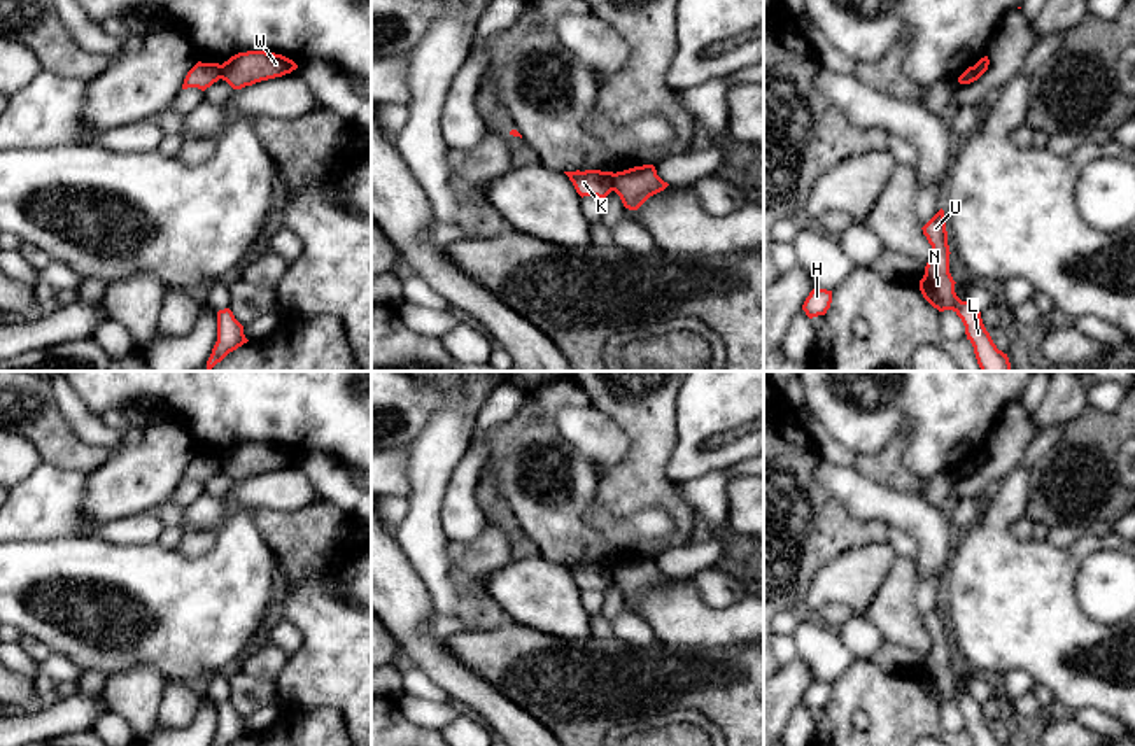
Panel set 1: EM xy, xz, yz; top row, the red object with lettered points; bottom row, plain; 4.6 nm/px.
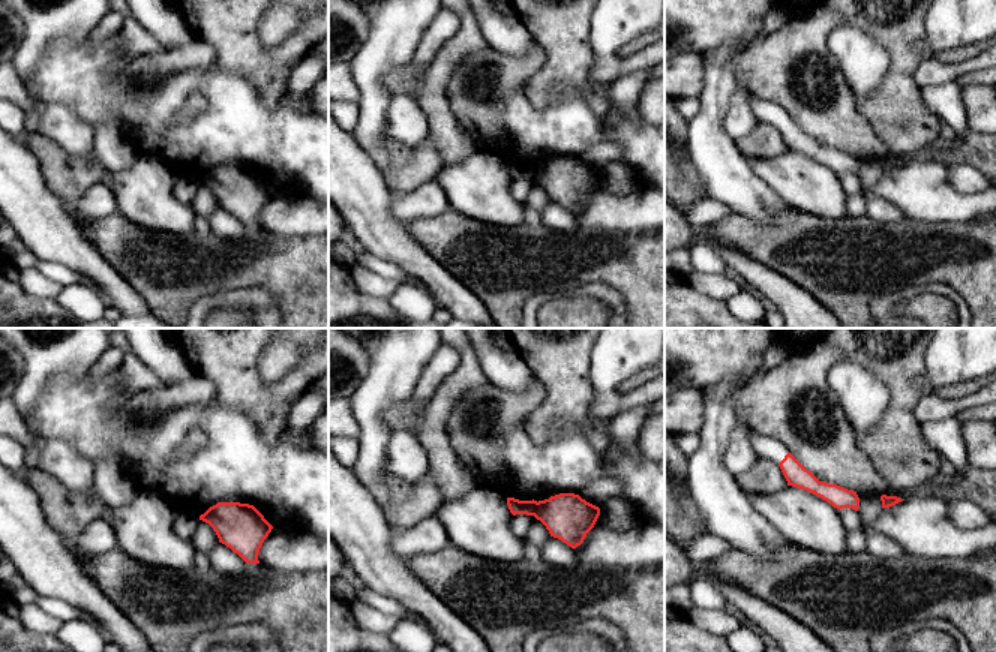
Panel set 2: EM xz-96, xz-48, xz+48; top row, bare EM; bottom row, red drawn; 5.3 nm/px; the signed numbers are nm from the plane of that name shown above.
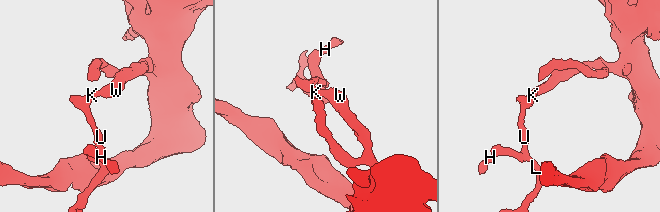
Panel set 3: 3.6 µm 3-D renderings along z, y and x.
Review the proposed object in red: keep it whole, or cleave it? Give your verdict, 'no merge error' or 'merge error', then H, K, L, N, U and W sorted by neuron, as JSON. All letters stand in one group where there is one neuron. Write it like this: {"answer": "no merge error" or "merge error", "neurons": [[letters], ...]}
{"answer": "merge error", "neurons": [["H", "K", "L", "N", "U"], ["W"]]}

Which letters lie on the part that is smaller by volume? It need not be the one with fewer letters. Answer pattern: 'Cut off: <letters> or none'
Cut off: H, K, L, N, U

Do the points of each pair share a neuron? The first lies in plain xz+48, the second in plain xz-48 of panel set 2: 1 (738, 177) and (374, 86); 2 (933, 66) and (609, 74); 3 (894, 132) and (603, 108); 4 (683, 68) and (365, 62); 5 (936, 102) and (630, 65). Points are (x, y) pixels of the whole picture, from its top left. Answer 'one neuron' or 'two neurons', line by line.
1: one neuron
2: one neuron
3: one neuron
4: two neurons
5: two neurons

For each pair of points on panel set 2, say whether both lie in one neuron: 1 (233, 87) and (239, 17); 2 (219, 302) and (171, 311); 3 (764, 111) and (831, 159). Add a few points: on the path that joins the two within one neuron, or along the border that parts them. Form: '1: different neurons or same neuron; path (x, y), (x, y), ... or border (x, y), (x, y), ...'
1: different neurons; border (215, 60), (221, 68), (243, 75), (261, 95)
2: different neurons; border (221, 291), (212, 296), (200, 296), (188, 312)
3: same neuron; path (780, 120), (804, 144), (815, 150)

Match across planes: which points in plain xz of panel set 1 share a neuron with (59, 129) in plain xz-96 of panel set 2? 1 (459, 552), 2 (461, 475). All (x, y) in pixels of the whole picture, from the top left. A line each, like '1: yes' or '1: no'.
1: no
2: yes

